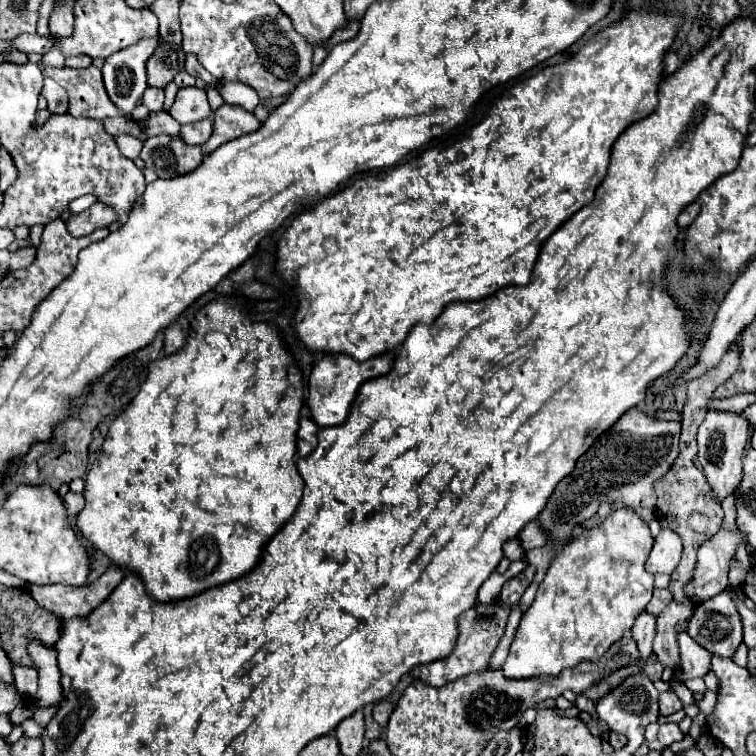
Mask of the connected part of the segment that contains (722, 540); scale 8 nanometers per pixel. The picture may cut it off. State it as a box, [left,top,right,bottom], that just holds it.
[684,531,746,603]

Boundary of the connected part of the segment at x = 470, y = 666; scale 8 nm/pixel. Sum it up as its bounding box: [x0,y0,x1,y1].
[412,603,510,687]

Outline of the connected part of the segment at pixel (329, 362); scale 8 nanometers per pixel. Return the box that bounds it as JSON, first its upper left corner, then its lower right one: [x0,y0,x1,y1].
[308,355,394,427]

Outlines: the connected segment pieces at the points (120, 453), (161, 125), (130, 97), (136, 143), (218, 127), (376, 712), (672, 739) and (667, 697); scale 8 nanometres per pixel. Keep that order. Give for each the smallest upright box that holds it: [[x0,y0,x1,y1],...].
[[76,295,304,601],[138,111,180,137],[102,39,160,115],[112,135,142,159],[202,103,260,155],[372,699,394,727],[658,723,682,747],[660,691,682,715]]

